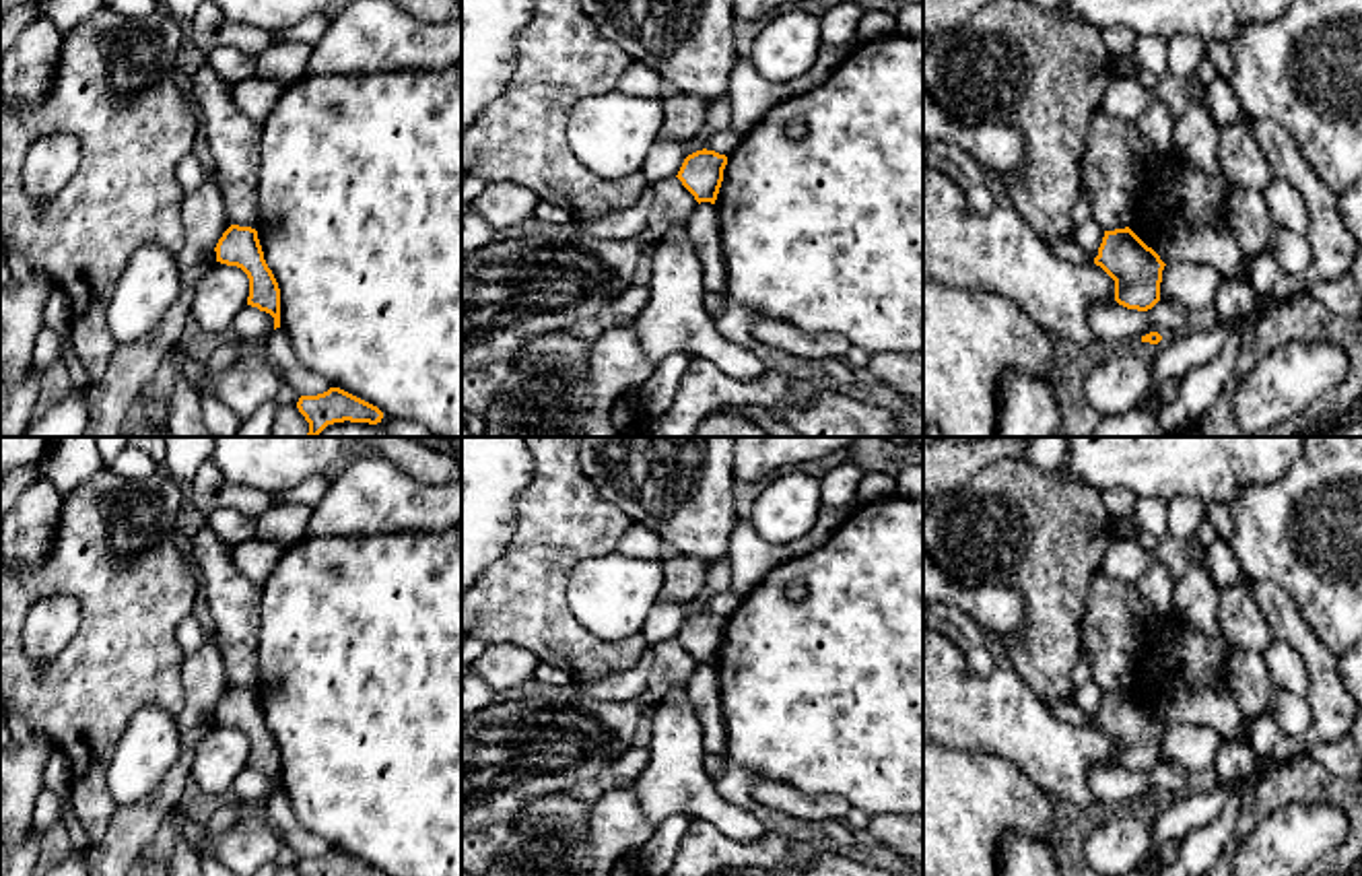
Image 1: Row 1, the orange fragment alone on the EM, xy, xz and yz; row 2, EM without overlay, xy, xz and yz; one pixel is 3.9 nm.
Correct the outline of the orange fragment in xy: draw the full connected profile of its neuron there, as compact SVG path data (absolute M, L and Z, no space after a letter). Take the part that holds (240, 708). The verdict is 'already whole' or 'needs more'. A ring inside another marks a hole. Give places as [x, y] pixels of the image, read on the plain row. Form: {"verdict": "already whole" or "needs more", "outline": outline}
{"verdict": "already whole", "outline": "M231 686L216 709L216 723L241 730L249 740L247 767L274 779L274 791L280 789L280 750L264 721L258 693Z"}

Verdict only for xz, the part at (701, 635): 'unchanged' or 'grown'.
unchanged

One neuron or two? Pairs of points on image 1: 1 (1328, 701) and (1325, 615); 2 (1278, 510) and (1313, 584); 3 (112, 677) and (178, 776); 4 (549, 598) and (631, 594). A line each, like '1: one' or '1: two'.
1: two
2: one
3: two
4: two

